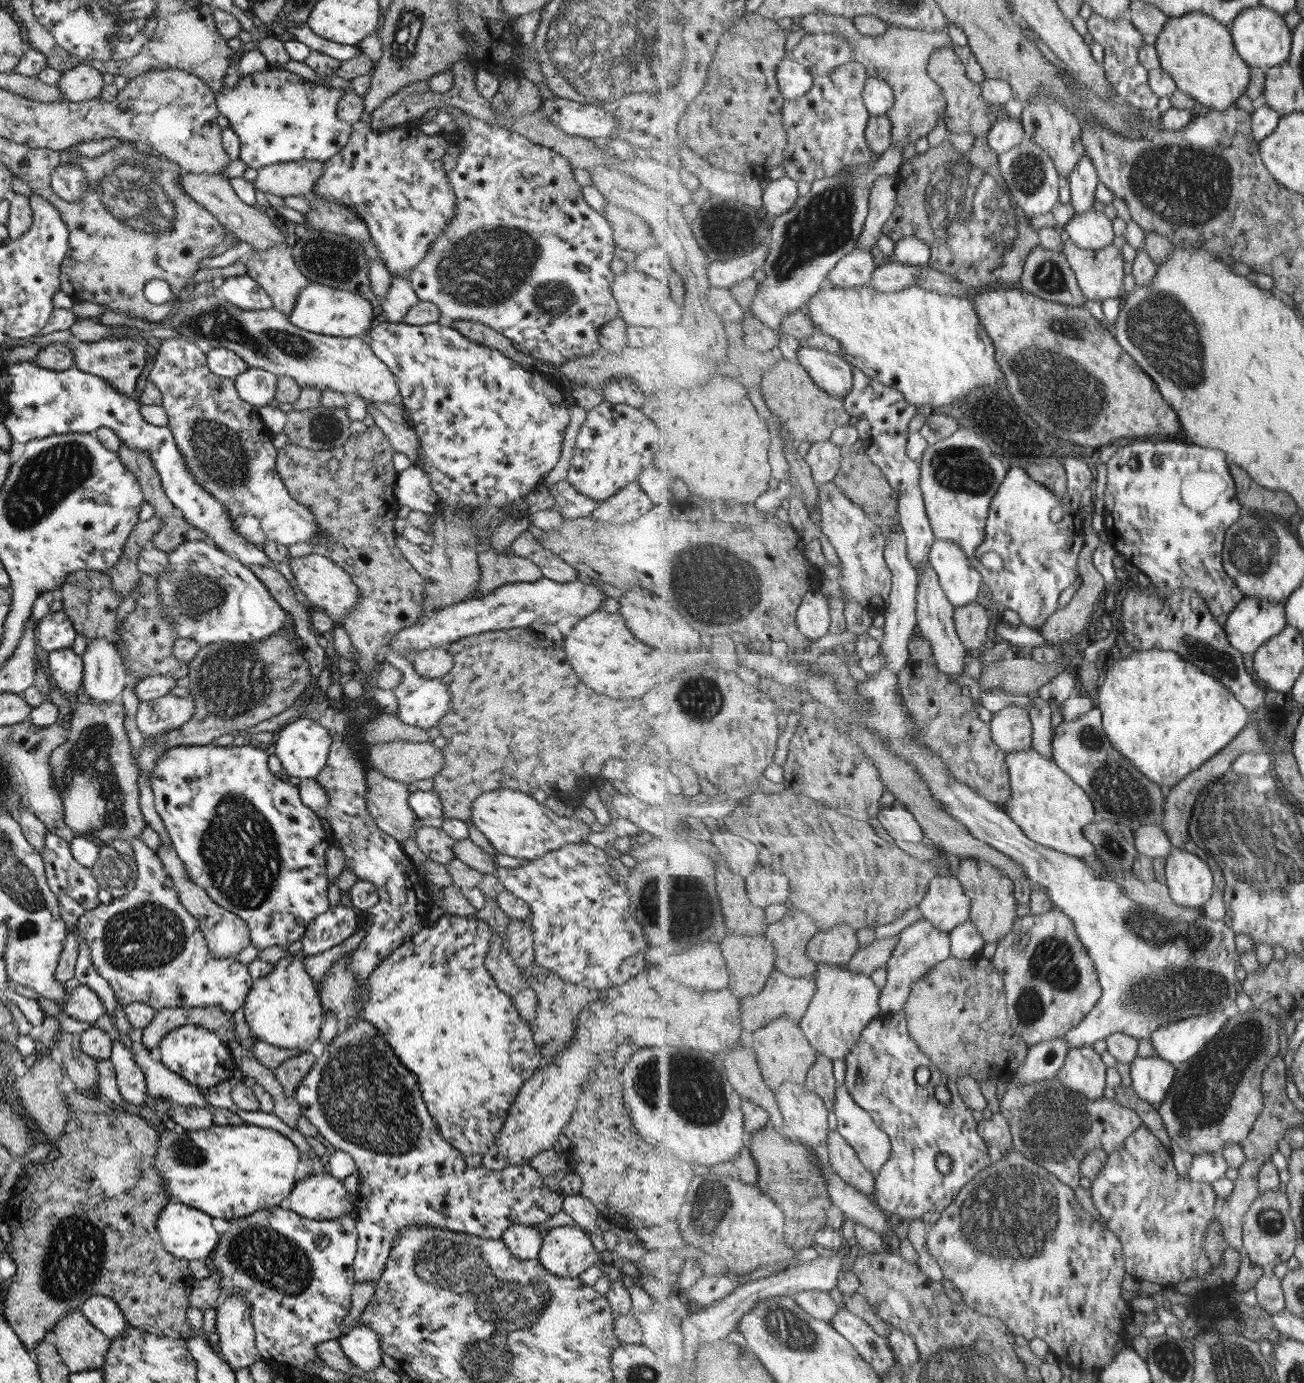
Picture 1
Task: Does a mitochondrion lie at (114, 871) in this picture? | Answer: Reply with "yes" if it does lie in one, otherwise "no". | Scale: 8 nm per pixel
yes

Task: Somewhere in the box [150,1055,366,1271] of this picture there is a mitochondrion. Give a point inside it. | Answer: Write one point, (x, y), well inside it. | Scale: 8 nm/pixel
(185, 1152)

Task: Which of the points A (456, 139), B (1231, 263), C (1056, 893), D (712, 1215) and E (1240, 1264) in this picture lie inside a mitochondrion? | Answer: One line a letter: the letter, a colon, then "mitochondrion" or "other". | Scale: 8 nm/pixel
A: other
B: other
C: other
D: mitochondrion
E: other

